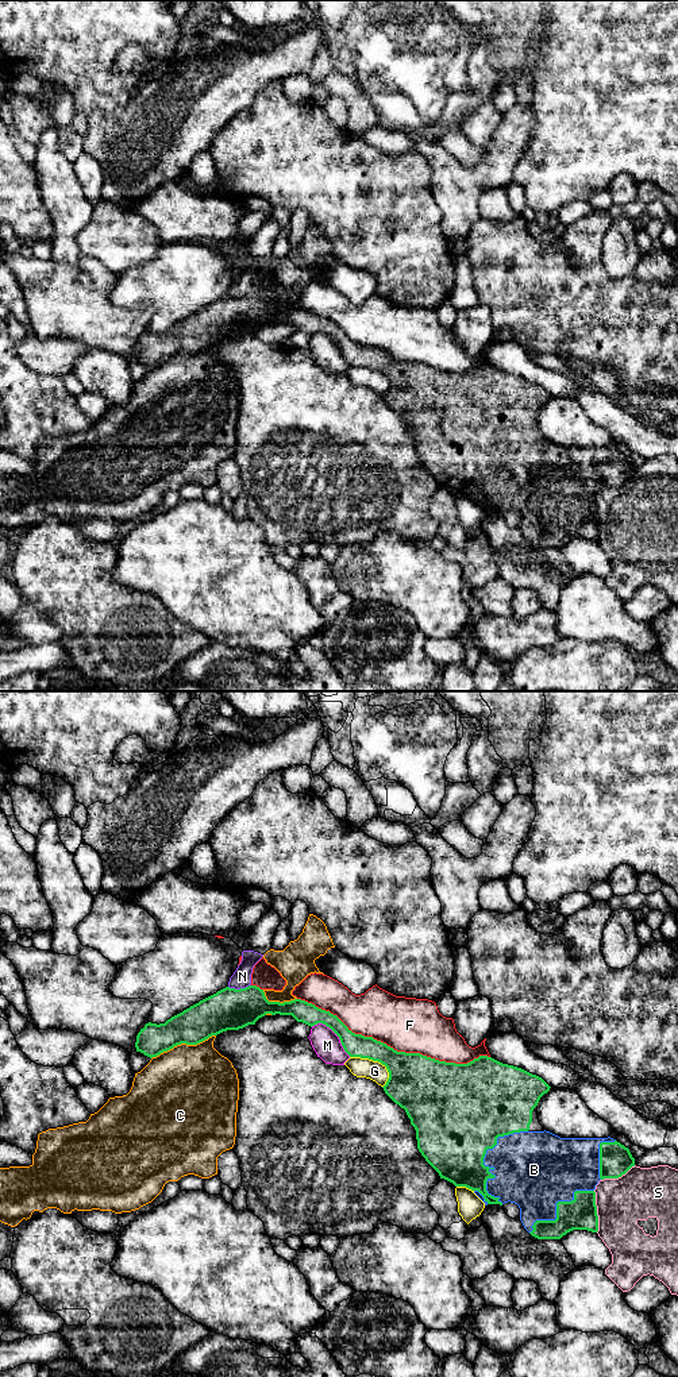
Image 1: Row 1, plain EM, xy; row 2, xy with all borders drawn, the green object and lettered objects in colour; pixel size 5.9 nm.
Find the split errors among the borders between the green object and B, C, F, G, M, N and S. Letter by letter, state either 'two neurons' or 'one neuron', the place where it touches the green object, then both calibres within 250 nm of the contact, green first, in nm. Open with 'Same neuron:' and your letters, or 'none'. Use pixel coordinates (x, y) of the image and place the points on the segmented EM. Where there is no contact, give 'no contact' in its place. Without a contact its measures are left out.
Same neuron: B
B: one neuron; contact xy (484, 1157); calibres 460 and 380 nm
C: two neurons; contact xy (183, 1042); calibres 220 and 460 nm
F: two neurons; contact xy (392, 1048); calibres 320 and 320 nm
G: two neurons; contact xy (376, 1060); calibres 300 and 120 nm
M: two neurons; contact xy (334, 1032); calibres 140 and 160 nm
N: two neurons; contact xy (241, 988); calibres 240 and 110 nm
S: two neurons; contact xy (596, 1211); calibres 190 and 300 nm

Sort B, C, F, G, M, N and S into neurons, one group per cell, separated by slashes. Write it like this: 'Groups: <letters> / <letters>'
Groups: B / C / F / G / M / N / S

